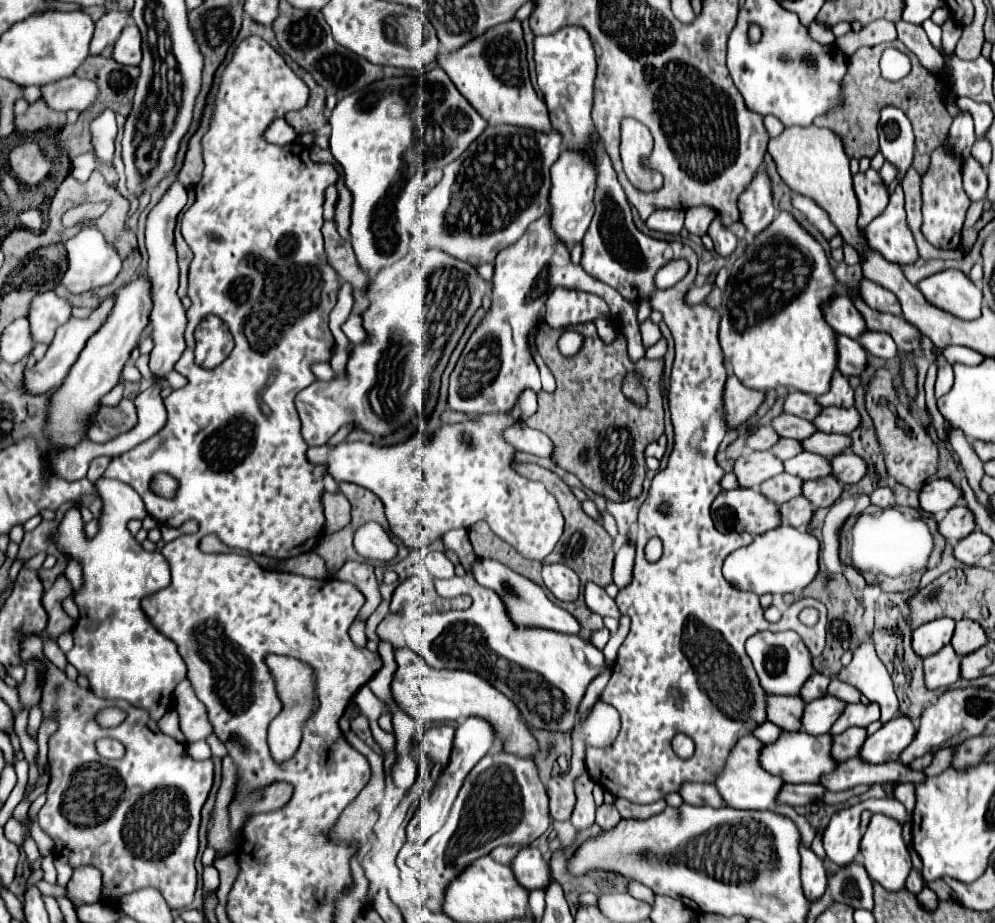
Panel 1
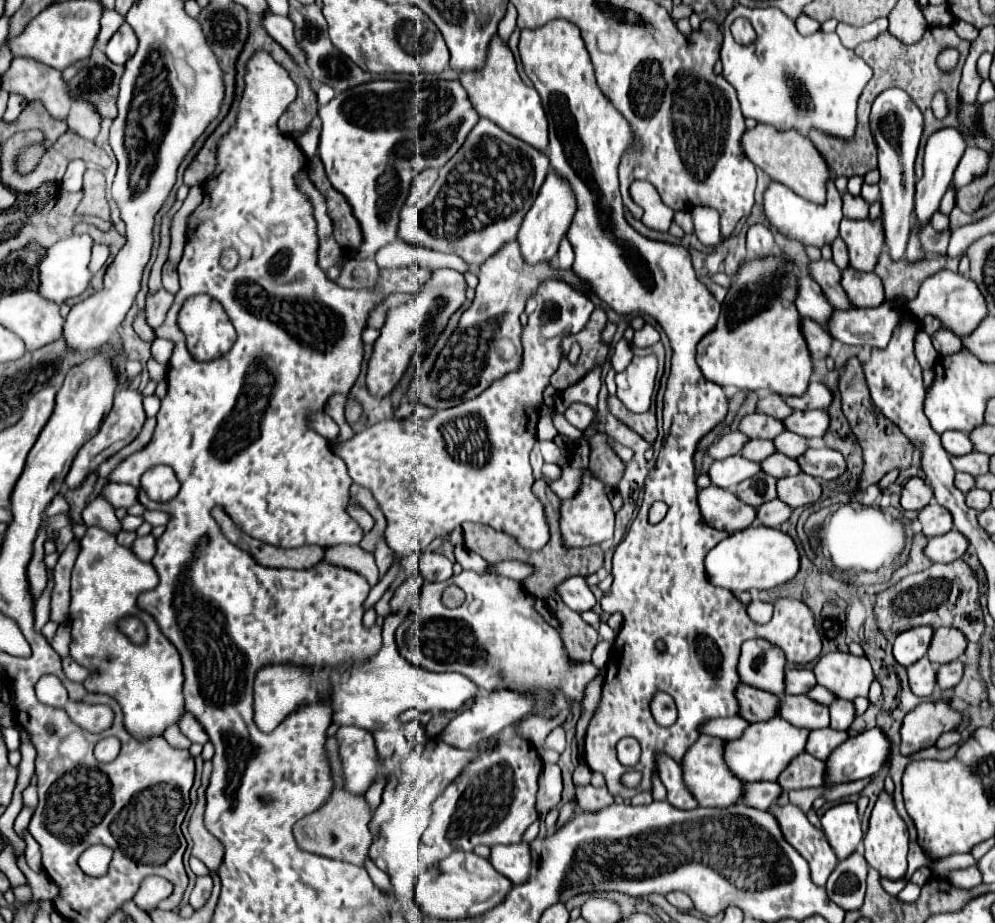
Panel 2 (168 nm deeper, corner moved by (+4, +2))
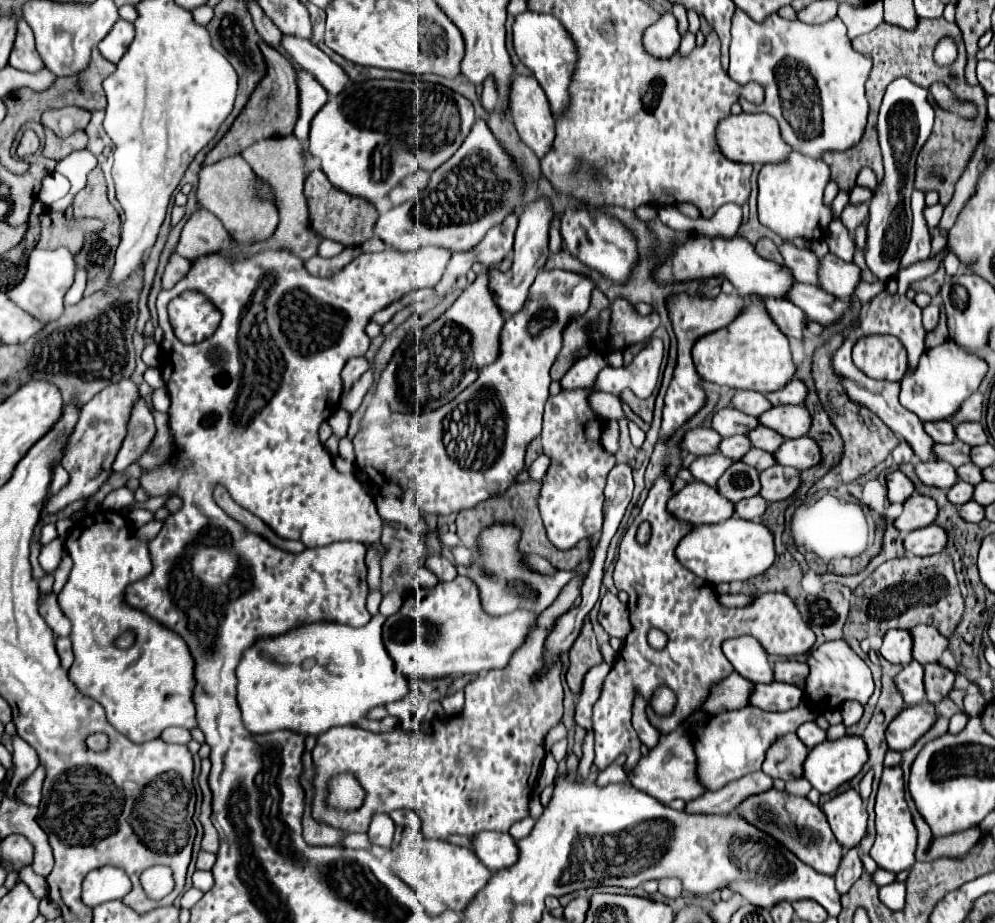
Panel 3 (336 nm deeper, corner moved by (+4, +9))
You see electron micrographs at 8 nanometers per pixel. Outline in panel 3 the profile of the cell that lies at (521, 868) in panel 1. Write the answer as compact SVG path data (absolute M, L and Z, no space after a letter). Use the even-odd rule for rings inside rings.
M479 832L473 836L473 852L491 872L509 868L519 858L515 838L501 832Z

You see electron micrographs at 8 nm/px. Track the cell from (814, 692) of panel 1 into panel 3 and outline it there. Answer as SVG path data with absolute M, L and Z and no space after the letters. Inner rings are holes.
M779 660L775 662L775 680L779 682L787 682L793 684L797 688L805 688L807 676L809 676L809 666L797 660Z

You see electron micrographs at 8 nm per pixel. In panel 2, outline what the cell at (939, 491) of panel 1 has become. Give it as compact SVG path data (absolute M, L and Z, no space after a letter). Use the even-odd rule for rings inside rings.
M911 477L901 491L901 507L905 511L919 511L929 503L931 497L933 497L931 487L921 477Z

